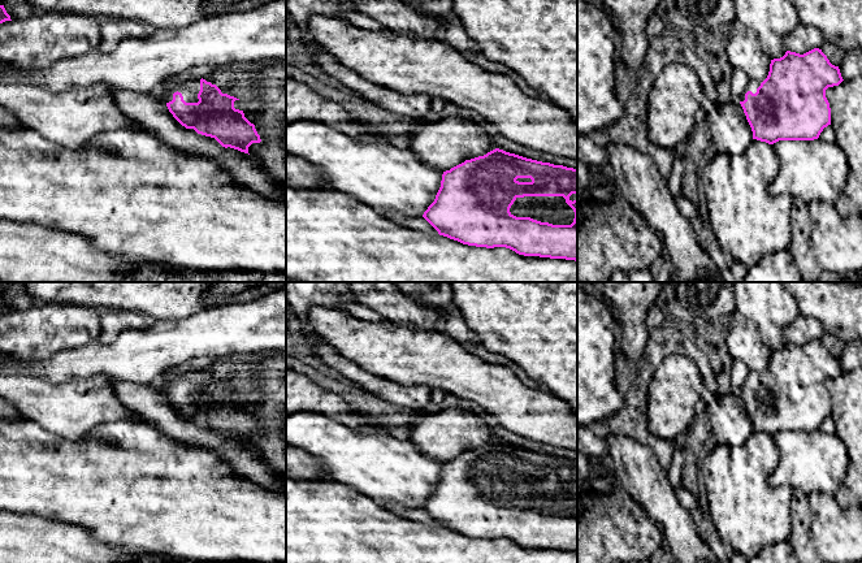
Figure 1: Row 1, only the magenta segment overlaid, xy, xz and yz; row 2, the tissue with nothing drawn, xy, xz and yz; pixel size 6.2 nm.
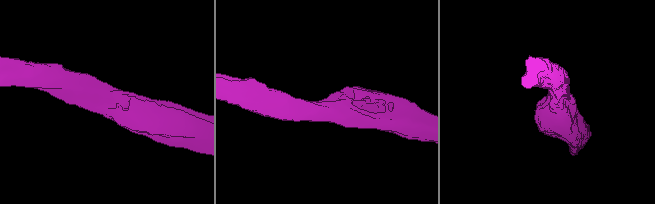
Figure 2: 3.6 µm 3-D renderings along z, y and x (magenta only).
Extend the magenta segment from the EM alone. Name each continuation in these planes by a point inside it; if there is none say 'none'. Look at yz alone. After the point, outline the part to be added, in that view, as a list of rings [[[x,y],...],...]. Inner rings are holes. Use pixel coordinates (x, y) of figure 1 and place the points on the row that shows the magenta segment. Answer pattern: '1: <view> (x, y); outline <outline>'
1: yz (753, 85); outline [[[750,79],[746,90],[744,91],[744,94],[741,95],[741,98],[738,99],[738,101],[744,101],[744,100],[745,100],[745,94],[746,94],[748,91],[751,91],[753,94],[755,94],[755,92],[757,92],[757,88],[761,86],[761,83],[762,83],[762,82],[758,82],[758,81],[755,81],[755,79]]]

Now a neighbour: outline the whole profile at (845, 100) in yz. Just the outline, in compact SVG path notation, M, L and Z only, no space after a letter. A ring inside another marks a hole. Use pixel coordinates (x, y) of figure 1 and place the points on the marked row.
M862 77L828 87L826 98L831 108L836 143L844 151L849 166L846 182L835 207L844 218L862 217Z

